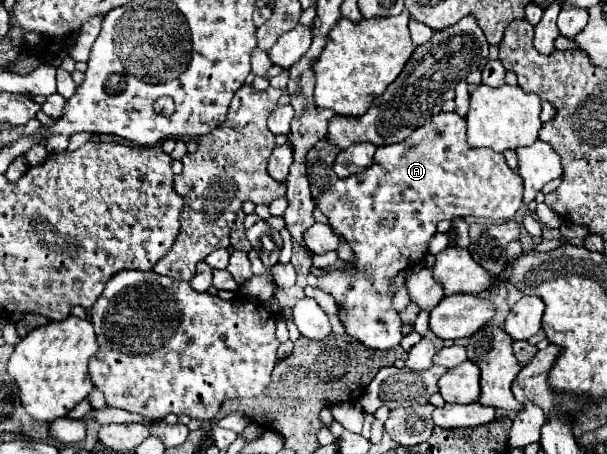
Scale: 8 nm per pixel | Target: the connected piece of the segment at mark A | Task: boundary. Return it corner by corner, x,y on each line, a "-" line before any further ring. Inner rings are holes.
438,113
434,115
434,119
430,119
428,123
424,123
422,127
418,127
408,139
400,141
400,143
394,143
394,145
380,145
376,149
376,155
374,155
374,163
364,169
362,173
356,173
356,175
350,175
350,177
344,177
344,179
338,179
334,185
330,185
328,191
324,191
322,195
318,195
314,201
316,201
316,207
328,217
328,223
334,227
334,231
338,231
338,235
342,235
346,239
346,243
350,243
350,249
354,251
356,259
354,259
354,267
356,271
330,271
328,275
322,275
318,277
318,287
324,289
326,293
330,293
342,307
342,323
346,325
346,331
348,335
352,337
360,337
362,341
362,331
382,331
378,339
382,339
380,343
386,343
388,339
392,341
390,345
400,345
400,341
403,339
402,323
400,323
400,317
398,313
390,307
390,299
392,299
392,293
390,293
390,281
394,279
394,275
398,275
400,271
404,269
410,269
414,265
418,265
418,261
422,261
426,257
426,251
428,251
428,239
436,233
436,223
442,221
442,219
450,219
450,217
468,217
468,215
474,215
474,217
490,217
490,219
510,219
522,205
522,193
524,193
524,185
522,185
522,177
512,171
504,159
502,153
496,153
496,151
490,151
490,149
478,149
478,147
470,147
466,143
466,121
458,115
458,113

